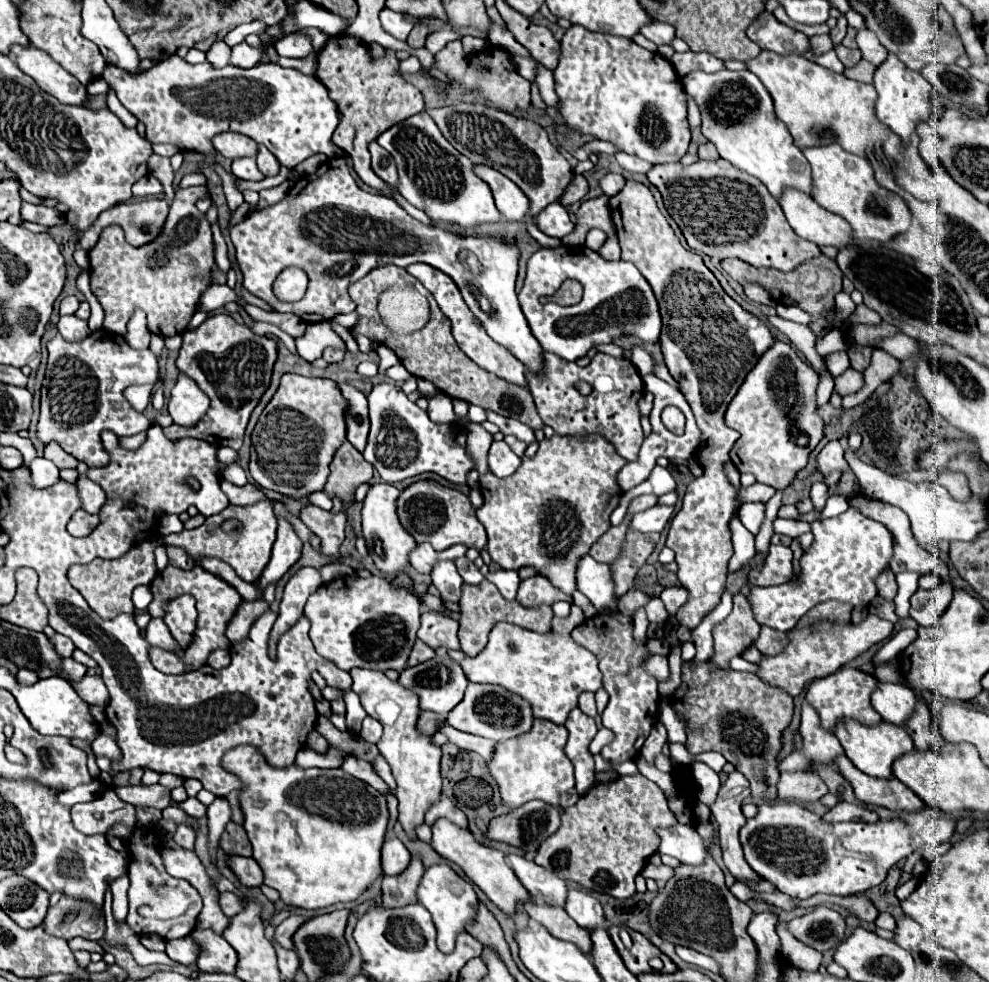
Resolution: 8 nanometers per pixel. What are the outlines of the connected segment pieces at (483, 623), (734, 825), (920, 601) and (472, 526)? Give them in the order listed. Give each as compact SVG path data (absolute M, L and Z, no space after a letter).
M482 580L476 586L470 584L462 584L462 596L458 600L460 606L460 630L458 630L458 640L460 640L460 648L466 656L476 656L484 650L488 643L488 634L490 630L498 624L498 622L510 622L516 624L520 628L526 630L535 630L541 634L550 631L550 622L552 622L552 608L550 606L534 606L534 608L526 608L522 604L518 604L516 600L504 600L502 594L498 592L498 588L494 584L490 584L488 580Z
M734 770L728 776L728 780L720 786L714 804L710 804L710 810L718 822L718 836L726 868L738 880L760 880L758 876L754 876L754 872L750 872L750 866L746 864L742 856L742 846L738 842L738 830L746 822L740 804L748 796L750 796L750 784L746 776Z
M940 584L936 590L918 590L910 600L910 616L920 626L934 626L952 600L952 586Z
M432 480L414 482L398 498L398 516L402 520L402 526L416 538L418 544L430 542L438 552L454 544L476 546L478 550L486 546L486 530L482 528L474 512L474 506L462 492L458 492L456 488L440 486Z

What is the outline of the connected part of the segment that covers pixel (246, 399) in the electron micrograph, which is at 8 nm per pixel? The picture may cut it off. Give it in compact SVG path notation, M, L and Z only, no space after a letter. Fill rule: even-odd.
M212 314L202 322L200 328L182 334L184 342L176 360L180 372L188 374L204 394L210 398L210 408L204 418L190 426L168 426L164 428L164 436L168 440L180 438L198 438L214 444L214 438L228 448L238 450L242 446L244 428L248 416L256 408L262 398L262 392L268 390L272 380L272 368L278 358L278 344L266 336L252 334L252 330L244 324L238 324L228 314Z

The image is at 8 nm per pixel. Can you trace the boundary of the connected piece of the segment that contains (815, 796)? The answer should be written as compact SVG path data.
M814 770L800 772L782 772L778 782L778 798L780 800L796 800L796 802L816 802L828 792L824 780Z

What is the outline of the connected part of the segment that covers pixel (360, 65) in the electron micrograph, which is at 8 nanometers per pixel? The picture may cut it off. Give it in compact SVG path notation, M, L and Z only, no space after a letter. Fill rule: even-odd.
M346 34L334 36L318 52L318 70L316 78L328 88L330 98L336 102L342 118L334 132L334 144L346 150L352 158L356 174L364 184L376 188L378 192L392 196L392 188L382 184L370 168L368 144L376 140L390 126L418 114L424 110L424 96L412 84L408 84L400 74L400 60L394 50L386 50L382 58L372 58L366 42Z

